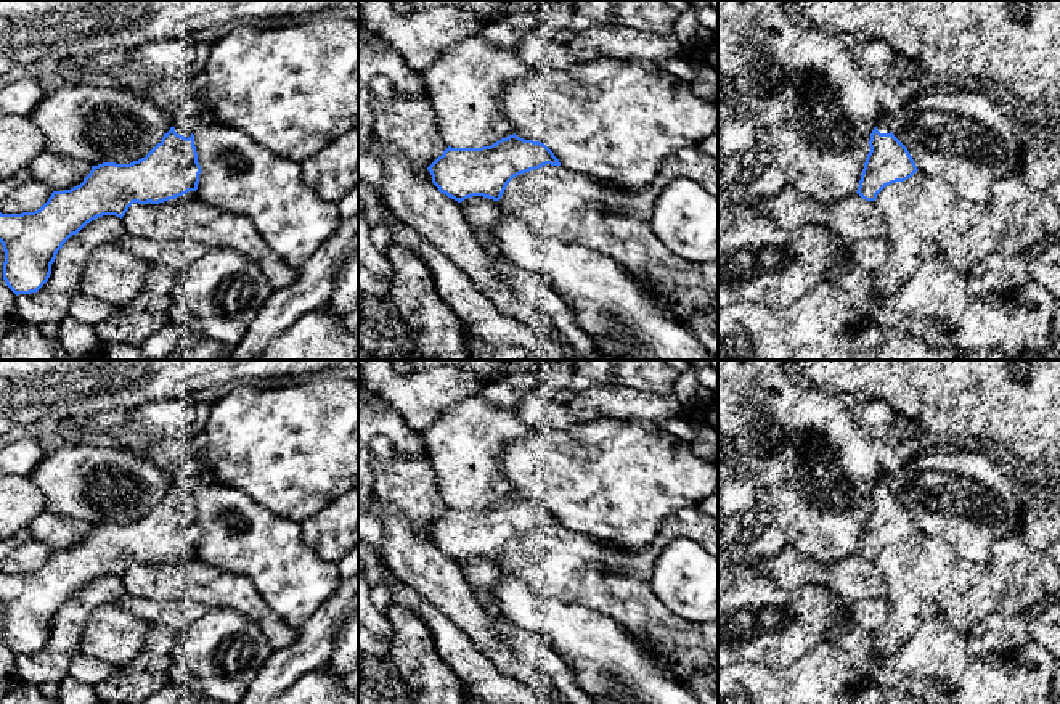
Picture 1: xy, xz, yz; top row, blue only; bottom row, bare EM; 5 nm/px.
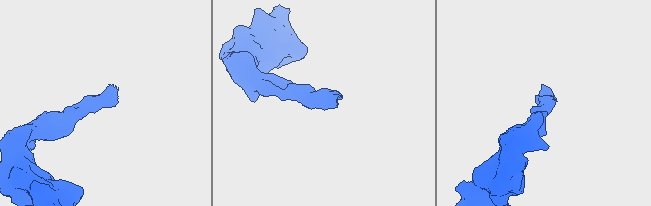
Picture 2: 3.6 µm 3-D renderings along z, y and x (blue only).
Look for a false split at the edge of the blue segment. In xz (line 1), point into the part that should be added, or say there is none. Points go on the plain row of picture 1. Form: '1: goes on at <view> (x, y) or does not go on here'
1: does not go on here

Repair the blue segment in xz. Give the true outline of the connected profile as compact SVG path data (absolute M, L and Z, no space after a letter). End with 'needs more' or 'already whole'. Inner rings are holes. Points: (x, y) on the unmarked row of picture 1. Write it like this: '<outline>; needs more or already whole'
M514 493L482 508L448 506L427 530L438 551L458 563L472 556L499 561L514 537L546 524L561 526L544 503Z; already whole

